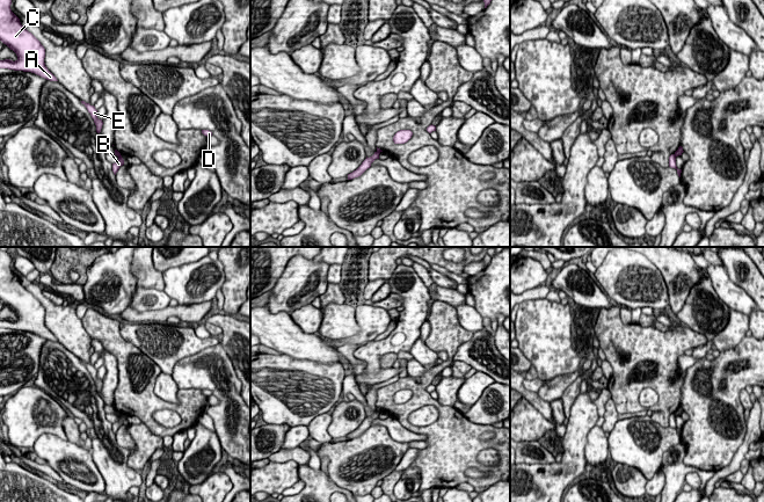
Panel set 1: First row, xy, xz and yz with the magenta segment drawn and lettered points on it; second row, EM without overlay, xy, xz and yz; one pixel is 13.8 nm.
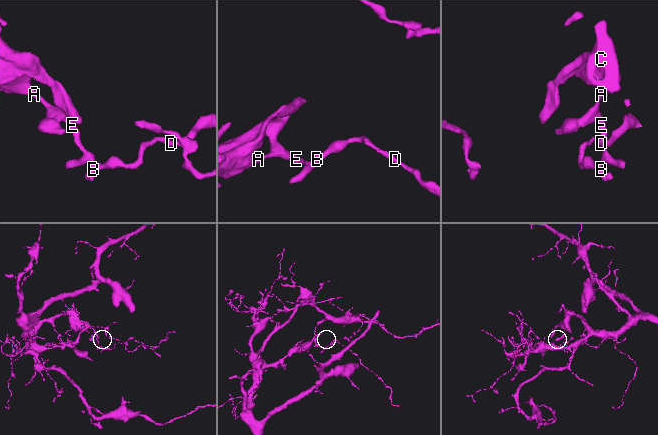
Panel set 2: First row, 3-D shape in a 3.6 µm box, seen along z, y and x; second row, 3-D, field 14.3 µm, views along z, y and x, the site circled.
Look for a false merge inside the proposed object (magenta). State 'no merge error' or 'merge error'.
merge error

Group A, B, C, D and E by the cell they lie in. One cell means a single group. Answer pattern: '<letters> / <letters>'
A C E / B D

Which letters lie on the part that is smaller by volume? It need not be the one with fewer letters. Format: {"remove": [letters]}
{"remove": ["B", "D"]}

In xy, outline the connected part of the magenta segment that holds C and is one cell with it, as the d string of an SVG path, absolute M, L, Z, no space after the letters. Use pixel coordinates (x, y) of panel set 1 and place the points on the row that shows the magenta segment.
M0 0L0 41L16 53L17 59L0 60L0 68L31 72L46 80L58 81L45 66L44 46L21 24L10 5L12 0Z

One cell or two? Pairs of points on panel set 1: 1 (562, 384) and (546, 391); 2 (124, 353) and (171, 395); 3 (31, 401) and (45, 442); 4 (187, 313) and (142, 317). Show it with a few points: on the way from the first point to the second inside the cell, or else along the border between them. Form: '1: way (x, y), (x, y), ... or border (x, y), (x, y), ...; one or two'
1: way (559, 384), (550, 391); one
2: border (161, 371), (157, 377), (154, 392), (172, 404); two
3: border (67, 441), (51, 434), (42, 434), (31, 448); two
4: way (175, 312), (153, 317); one

